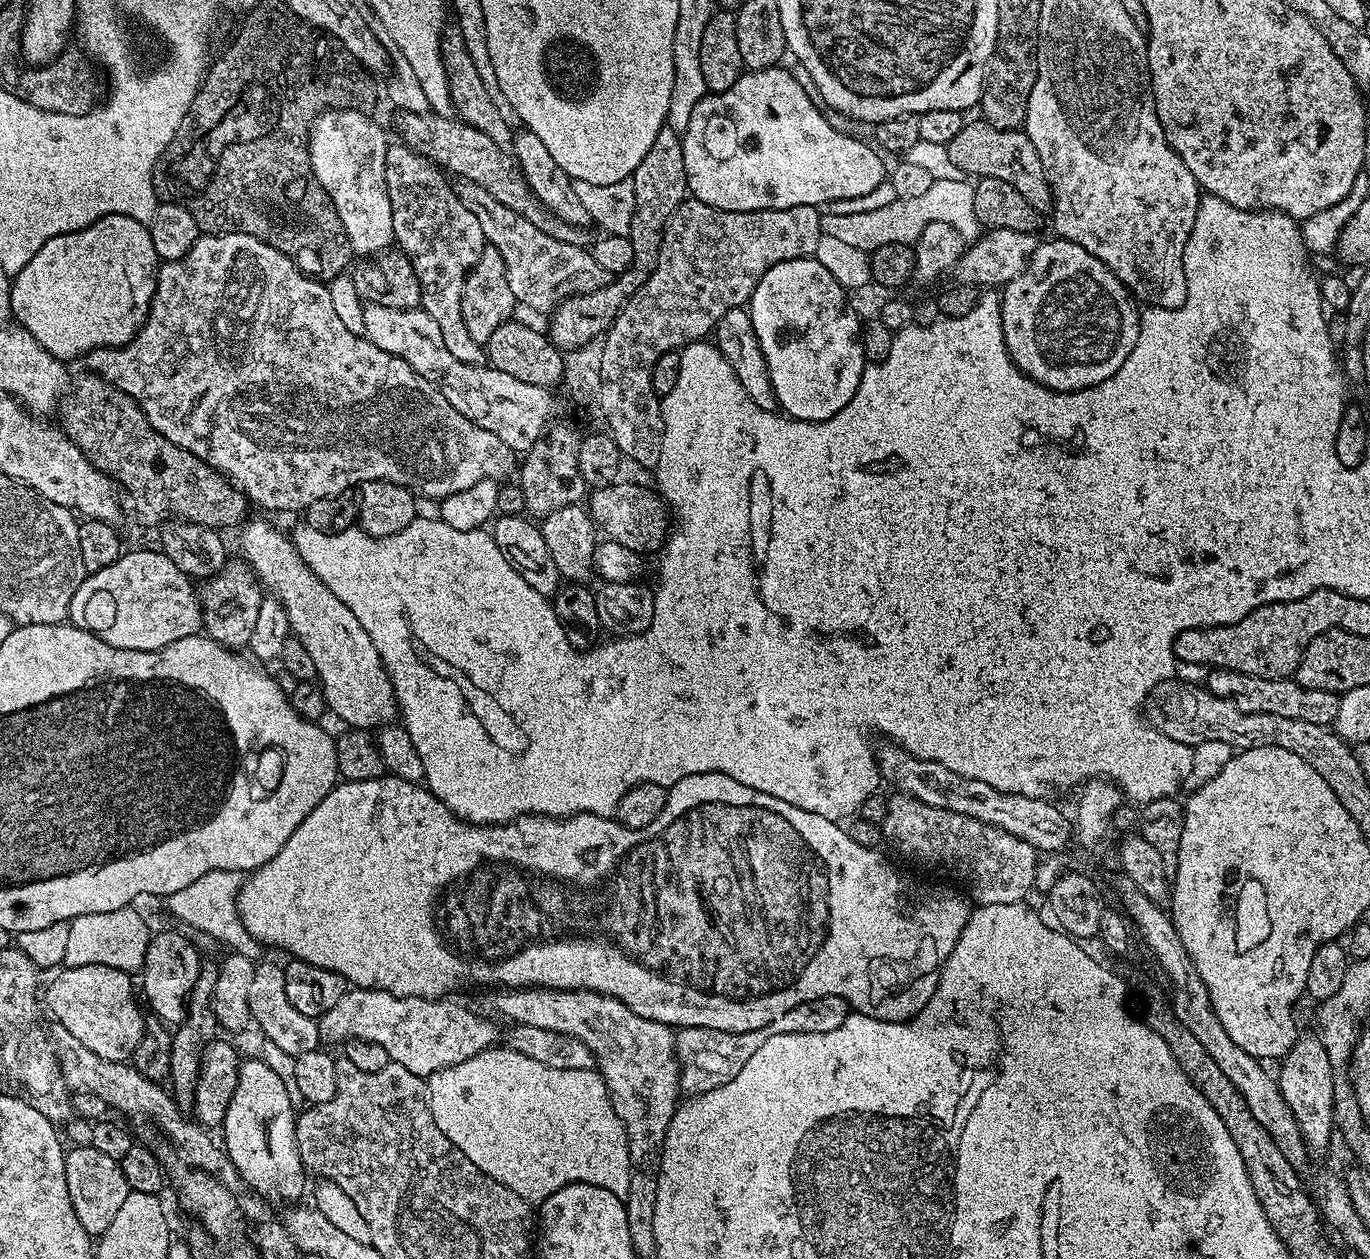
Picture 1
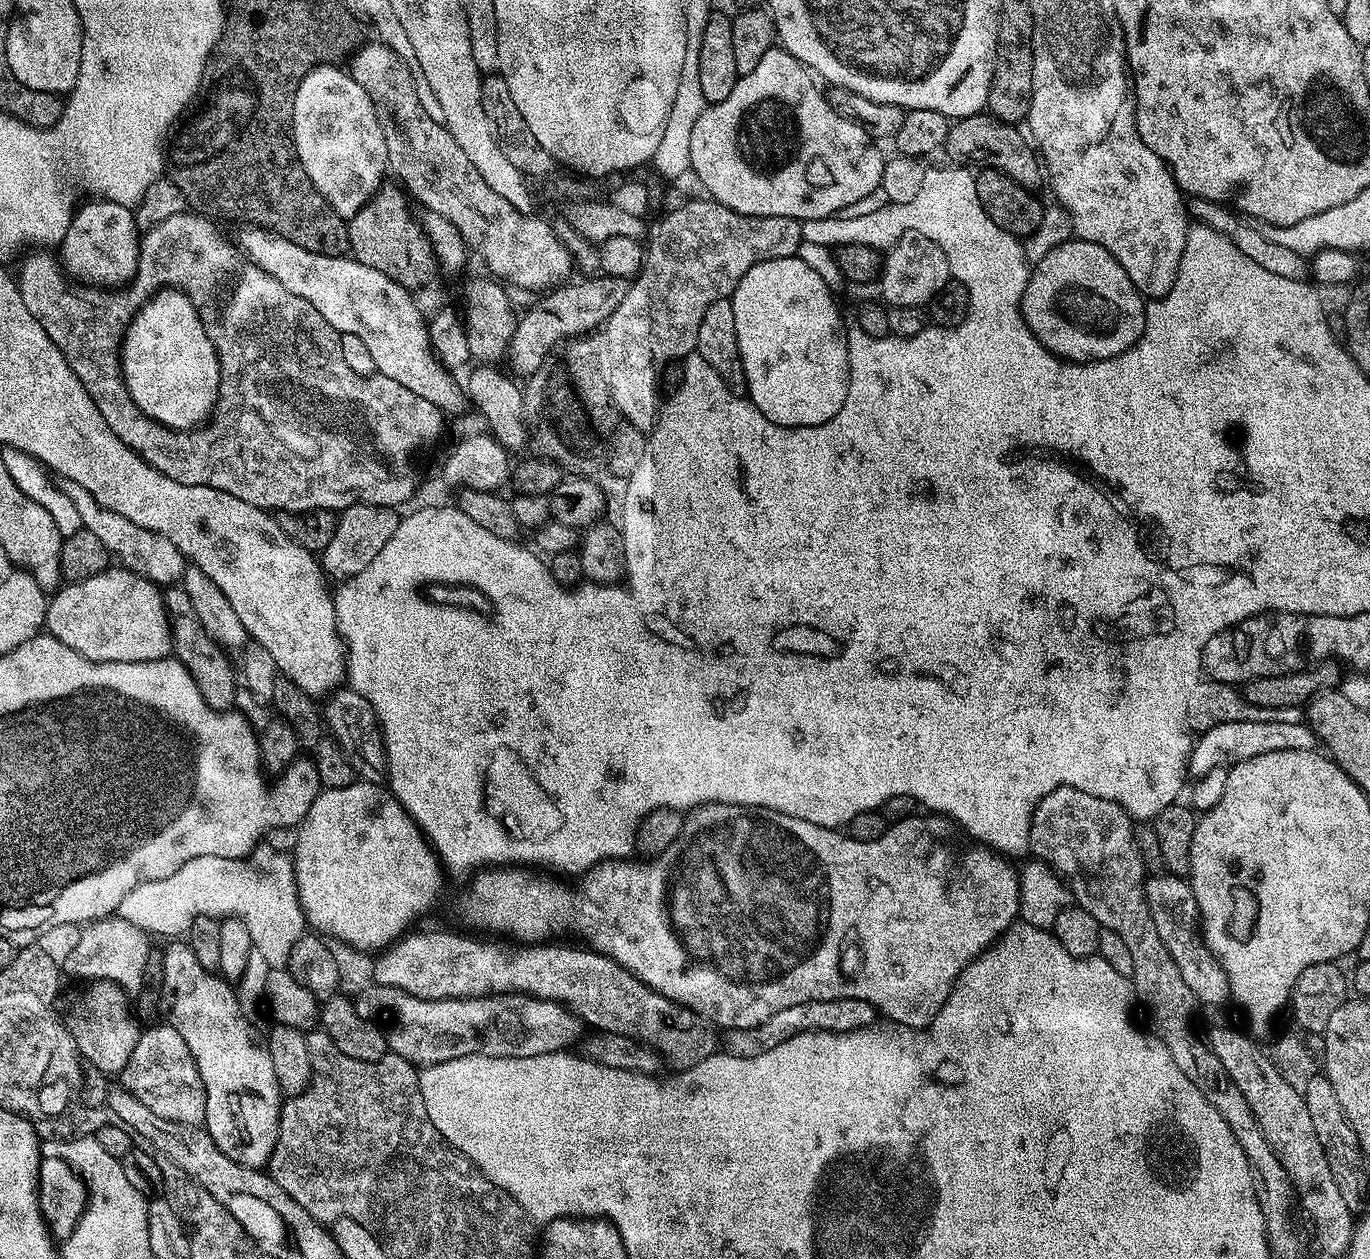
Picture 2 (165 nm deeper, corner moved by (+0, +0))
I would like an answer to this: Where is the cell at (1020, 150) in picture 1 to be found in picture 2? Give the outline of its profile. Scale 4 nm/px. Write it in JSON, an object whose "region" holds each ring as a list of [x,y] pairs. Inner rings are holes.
{"region":[[[991,114],[961,116],[948,129],[946,152],[956,159],[953,161],[963,162],[968,166],[995,168],[1014,178],[1014,182],[1022,187],[1036,190],[1039,189],[1040,180],[1042,184],[1042,160],[1029,137],[1020,131],[1017,125],[1004,124]]]}

